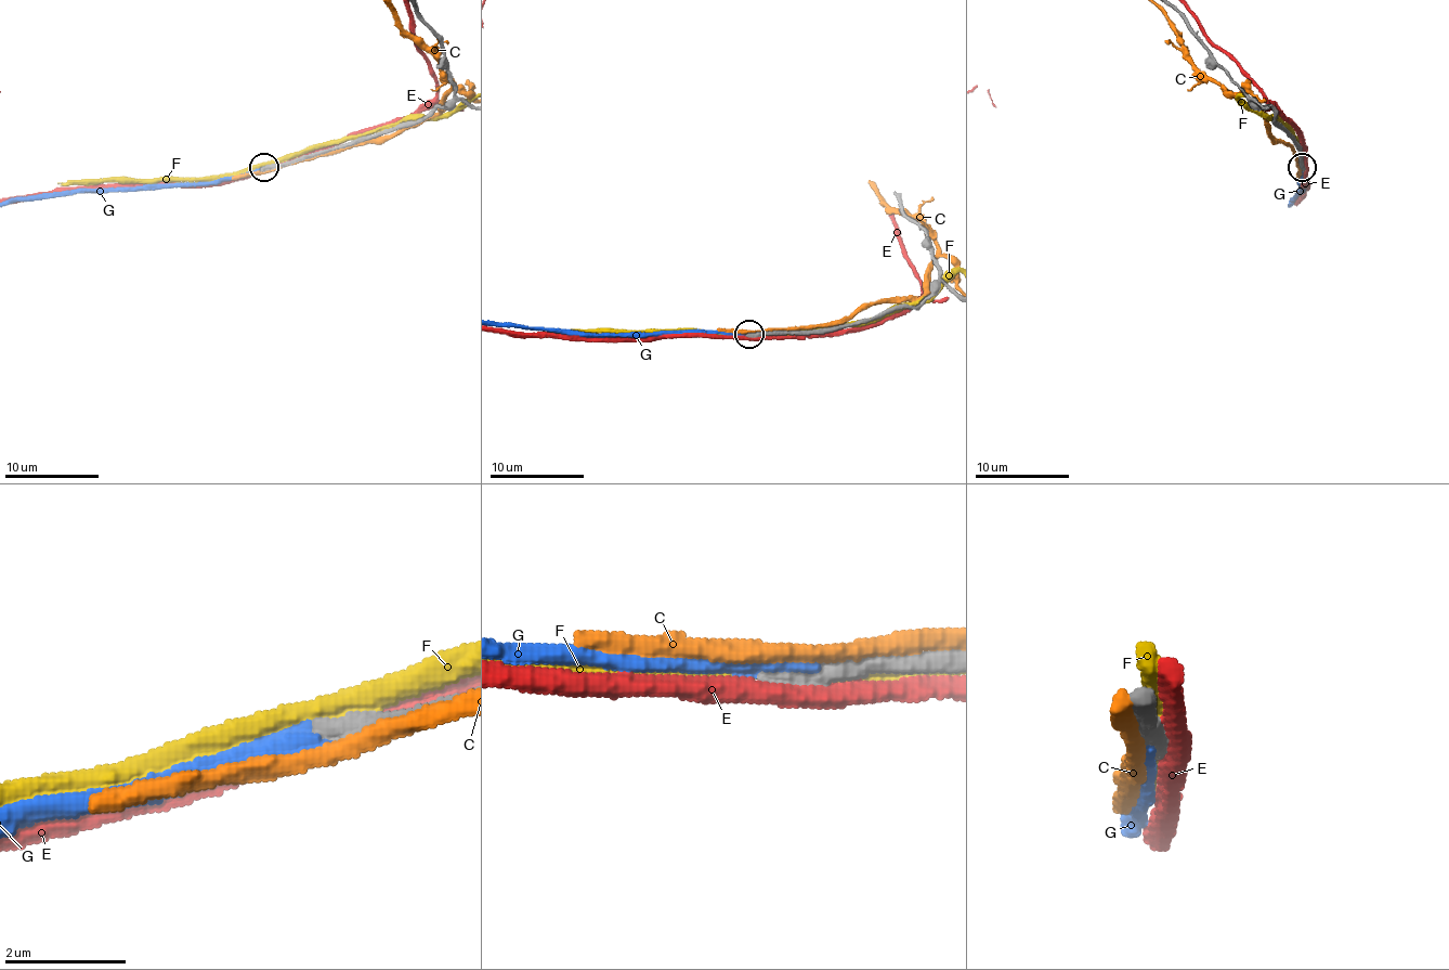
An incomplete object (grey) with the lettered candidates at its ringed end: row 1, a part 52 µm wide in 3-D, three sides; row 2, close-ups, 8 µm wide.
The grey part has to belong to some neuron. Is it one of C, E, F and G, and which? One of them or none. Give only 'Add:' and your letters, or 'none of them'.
Add: G

